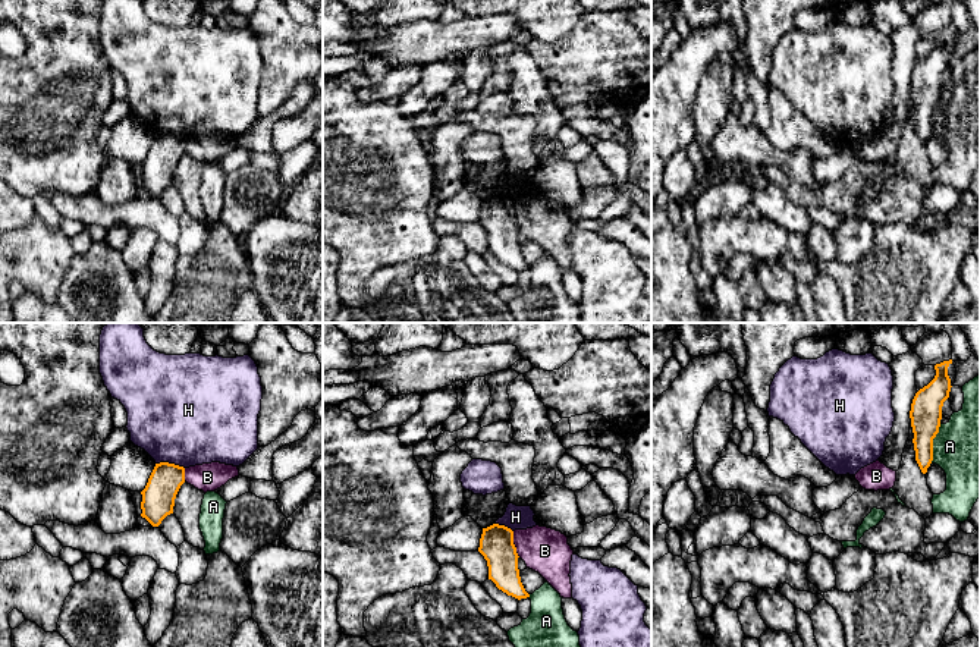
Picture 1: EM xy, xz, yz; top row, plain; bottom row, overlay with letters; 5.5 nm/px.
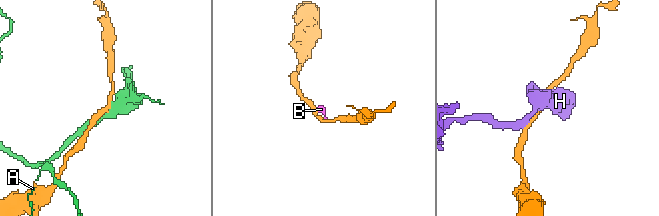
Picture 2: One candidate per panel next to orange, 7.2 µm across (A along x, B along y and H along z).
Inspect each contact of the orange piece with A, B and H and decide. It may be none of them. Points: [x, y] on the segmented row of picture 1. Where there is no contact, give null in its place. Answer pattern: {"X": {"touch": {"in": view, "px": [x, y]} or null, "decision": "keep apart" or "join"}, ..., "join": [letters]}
{"A": {"touch": {"in": "yz", "px": [932, 445]}, "decision": "keep apart"}, "B": {"touch": {"in": "xz", "px": [514, 545]}, "decision": "keep apart"}, "H": {"touch": {"in": "xy", "px": [170, 464]}, "decision": "keep apart"}, "join": []}

